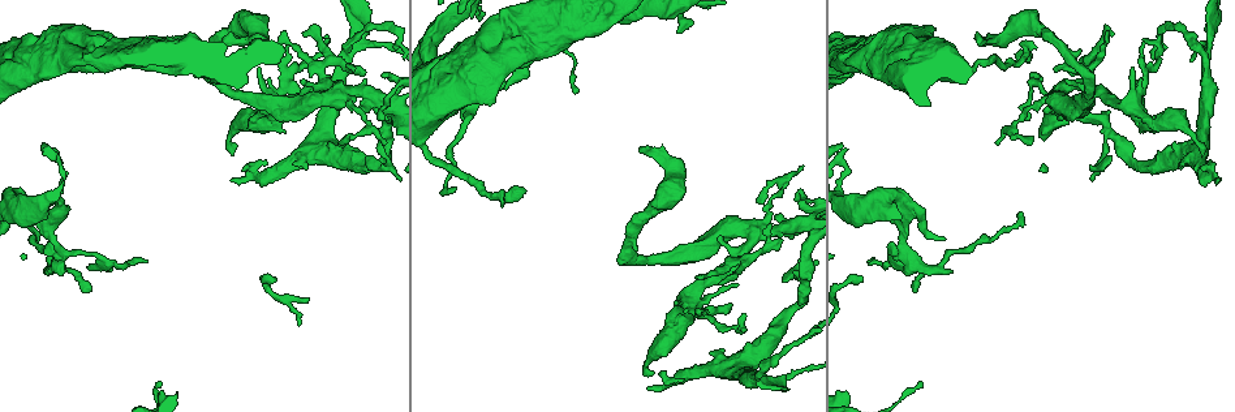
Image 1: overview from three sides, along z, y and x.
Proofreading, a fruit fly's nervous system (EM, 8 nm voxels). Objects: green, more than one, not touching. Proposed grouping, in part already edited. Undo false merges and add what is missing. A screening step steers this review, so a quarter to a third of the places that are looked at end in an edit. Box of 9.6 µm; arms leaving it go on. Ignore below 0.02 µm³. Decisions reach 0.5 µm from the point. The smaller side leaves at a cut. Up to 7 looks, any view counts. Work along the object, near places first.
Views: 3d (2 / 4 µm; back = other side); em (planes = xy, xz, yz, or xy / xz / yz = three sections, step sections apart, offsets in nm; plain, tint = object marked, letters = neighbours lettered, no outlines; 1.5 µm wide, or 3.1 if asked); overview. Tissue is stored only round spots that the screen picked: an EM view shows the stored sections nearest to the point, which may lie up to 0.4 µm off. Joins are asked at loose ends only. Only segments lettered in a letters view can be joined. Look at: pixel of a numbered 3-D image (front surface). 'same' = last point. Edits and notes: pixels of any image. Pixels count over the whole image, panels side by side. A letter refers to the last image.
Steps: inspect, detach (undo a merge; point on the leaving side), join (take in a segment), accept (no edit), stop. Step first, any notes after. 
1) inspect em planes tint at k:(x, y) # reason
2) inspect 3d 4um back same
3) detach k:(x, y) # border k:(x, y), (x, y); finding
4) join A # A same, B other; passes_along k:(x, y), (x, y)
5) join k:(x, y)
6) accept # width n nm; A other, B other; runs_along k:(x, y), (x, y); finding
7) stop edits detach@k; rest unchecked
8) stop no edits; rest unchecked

inspect em planes letters at 1:(952, 271) # branch stops here

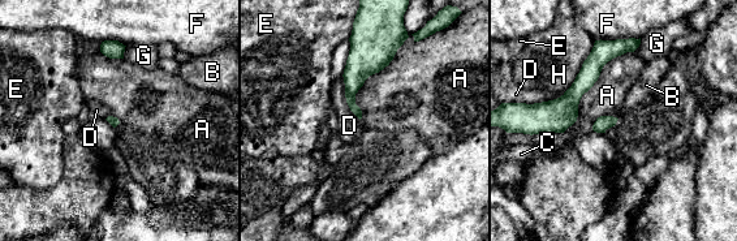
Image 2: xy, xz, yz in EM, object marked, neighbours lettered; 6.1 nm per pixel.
accept # A other, B other, C other, D other, E other, F other, G other, H other; border 2:(632, 51), (603, 67), (563, 132); no lettered segment goes on from it

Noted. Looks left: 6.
inspect em planes letters at 1:(344, 138) # thin end

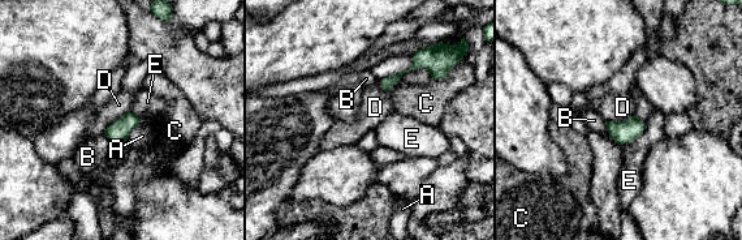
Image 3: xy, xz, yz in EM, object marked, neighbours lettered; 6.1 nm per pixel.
accept # width 140 nm; A other, B other, C other, D other, E other; runs_along 3:(421, 64), (404, 71), (385, 86); none of them fits

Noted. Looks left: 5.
inspect em xz step 8 tint at 1:(684, 311)

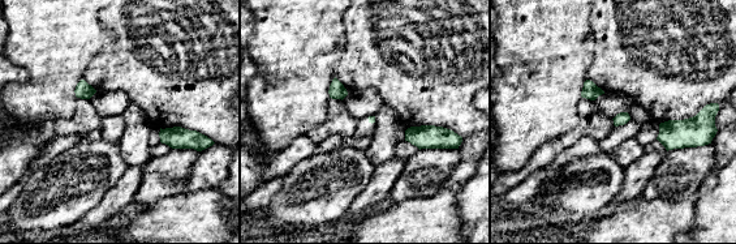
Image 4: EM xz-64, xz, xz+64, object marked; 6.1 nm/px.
inspect em planes tint same

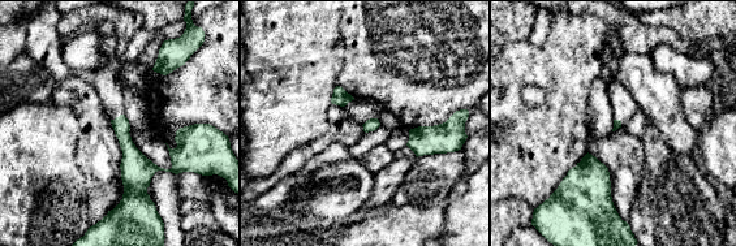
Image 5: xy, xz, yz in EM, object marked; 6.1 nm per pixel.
inspect em planes letters same

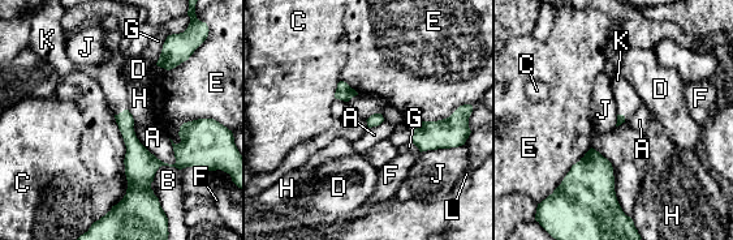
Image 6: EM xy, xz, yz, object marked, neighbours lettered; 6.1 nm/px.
join 6:(108, 76) # A other, B other, C other, D other, E other, F other, G other, H other, J other, K same, L other; it goes on there

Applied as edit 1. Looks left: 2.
stop edits join@6; rest unchecked

